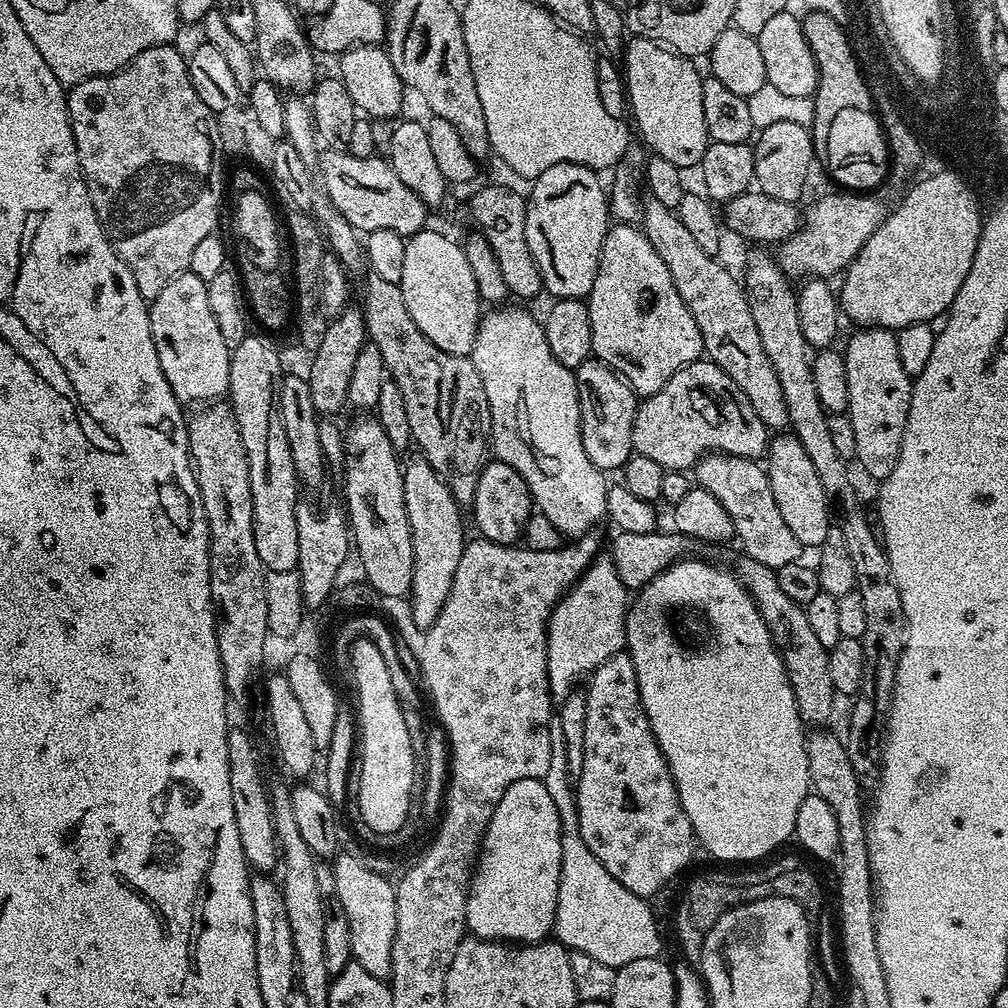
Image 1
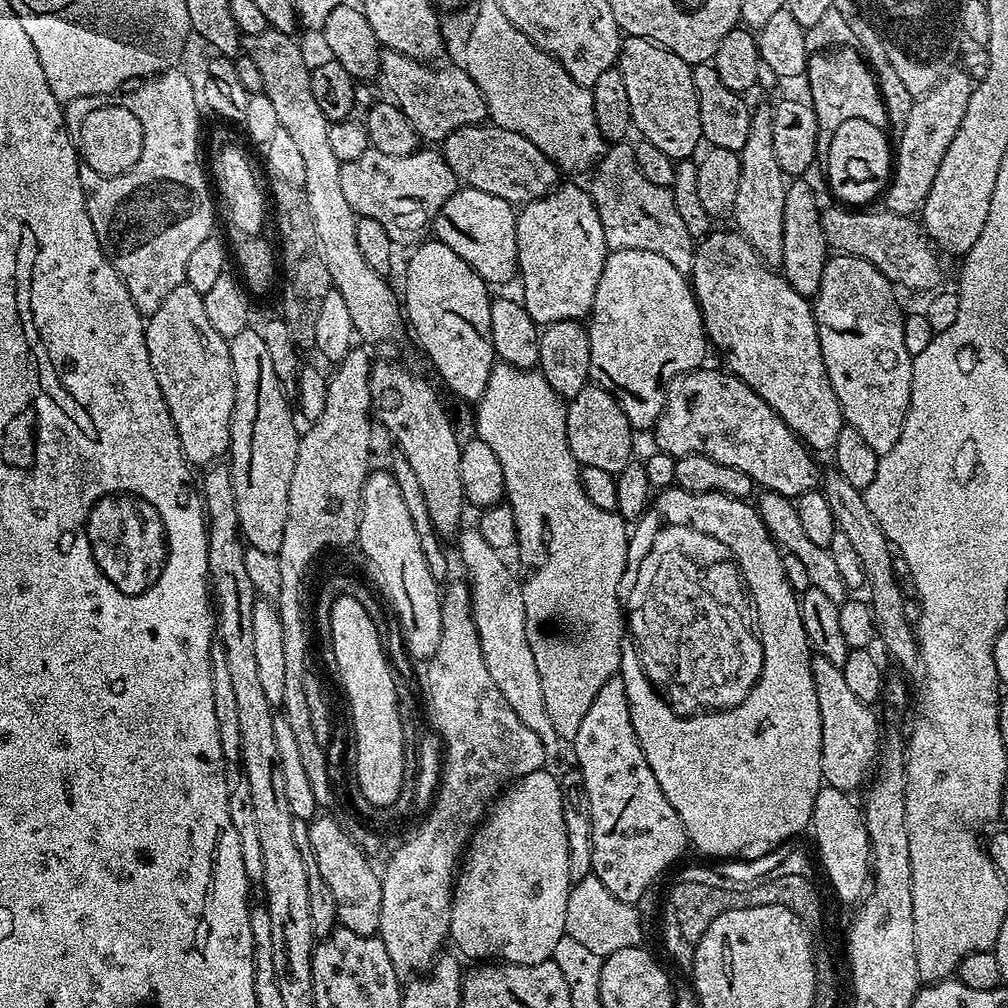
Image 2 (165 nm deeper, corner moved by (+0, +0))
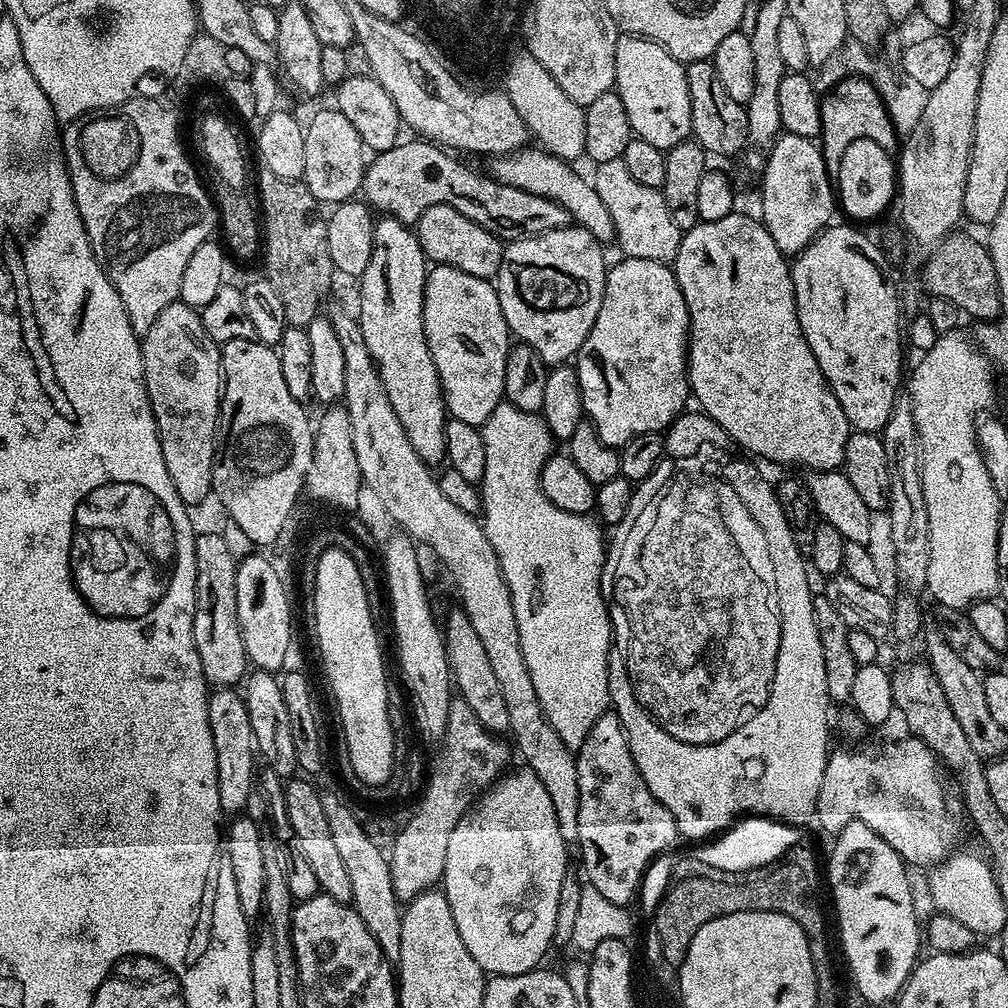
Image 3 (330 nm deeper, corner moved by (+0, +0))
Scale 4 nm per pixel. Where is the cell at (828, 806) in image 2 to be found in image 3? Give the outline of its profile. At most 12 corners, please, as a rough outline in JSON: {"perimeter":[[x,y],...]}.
{"perimeter":[[835,833],[826,884],[852,980],[891,1005],[922,956],[904,859]]}

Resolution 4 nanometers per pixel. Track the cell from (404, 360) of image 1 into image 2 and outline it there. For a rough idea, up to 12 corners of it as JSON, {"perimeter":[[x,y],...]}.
{"perimeter":[[287,32],[250,34],[280,127],[298,145],[322,262],[355,335],[392,340],[402,300],[362,258],[330,121]]}

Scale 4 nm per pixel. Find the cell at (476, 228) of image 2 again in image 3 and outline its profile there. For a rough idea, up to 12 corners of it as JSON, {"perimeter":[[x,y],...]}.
{"perimeter":[[430,206],[414,226],[433,265],[483,280],[500,269],[505,245],[458,214]]}

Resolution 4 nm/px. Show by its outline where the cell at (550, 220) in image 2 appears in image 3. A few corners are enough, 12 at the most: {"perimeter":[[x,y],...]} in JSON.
{"perimeter":[[585,228],[505,247],[509,333],[549,366],[579,352],[604,297]]}

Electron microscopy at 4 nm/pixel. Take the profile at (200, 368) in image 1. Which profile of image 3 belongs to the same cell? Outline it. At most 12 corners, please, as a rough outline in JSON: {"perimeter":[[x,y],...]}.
{"perimeter":[[171,304],[142,337],[162,458],[189,506],[213,495],[221,345]]}

